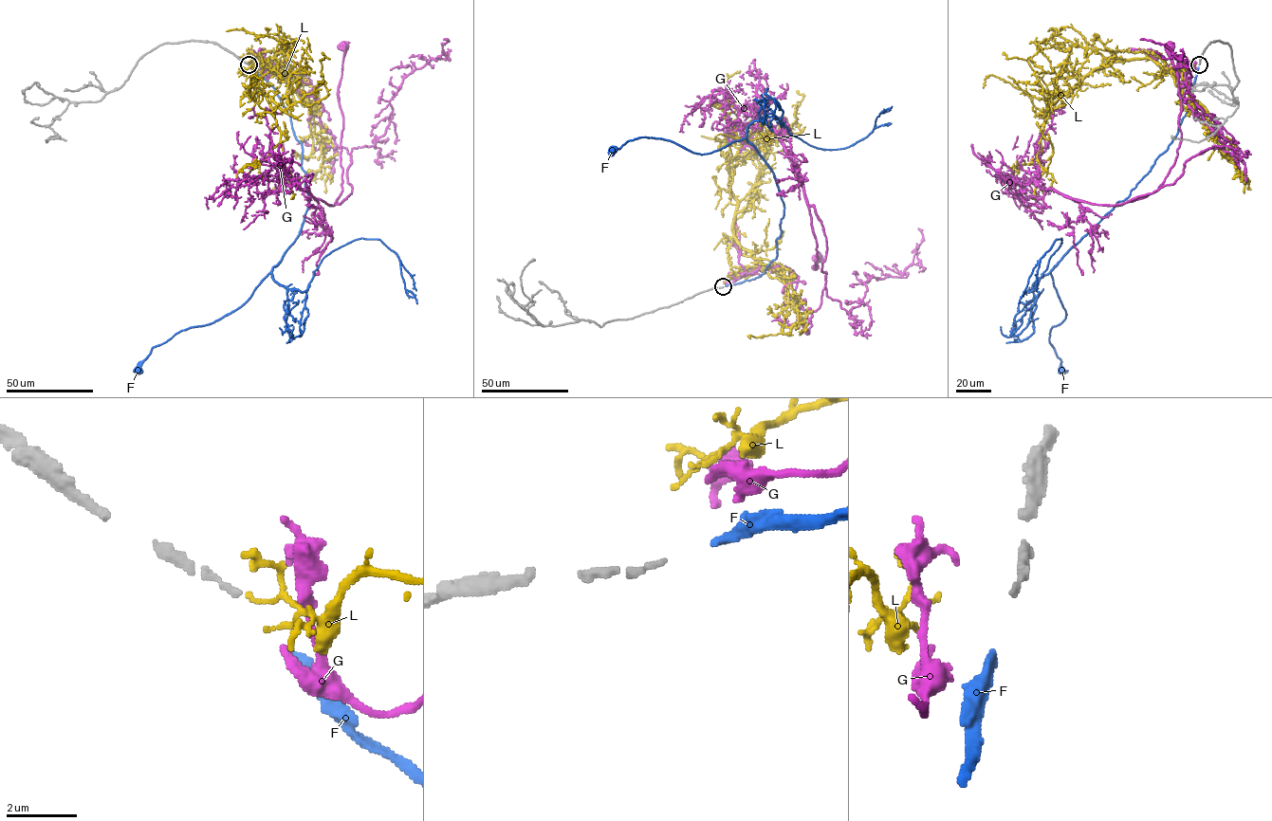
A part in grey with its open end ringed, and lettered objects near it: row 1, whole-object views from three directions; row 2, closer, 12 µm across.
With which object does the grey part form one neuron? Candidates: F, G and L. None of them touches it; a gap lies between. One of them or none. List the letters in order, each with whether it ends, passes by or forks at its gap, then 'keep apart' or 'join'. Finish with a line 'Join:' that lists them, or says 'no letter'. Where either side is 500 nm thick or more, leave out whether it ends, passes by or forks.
F: it ends | join
G: it ends | keep apart
L: it ends | keep apart
Join: F

